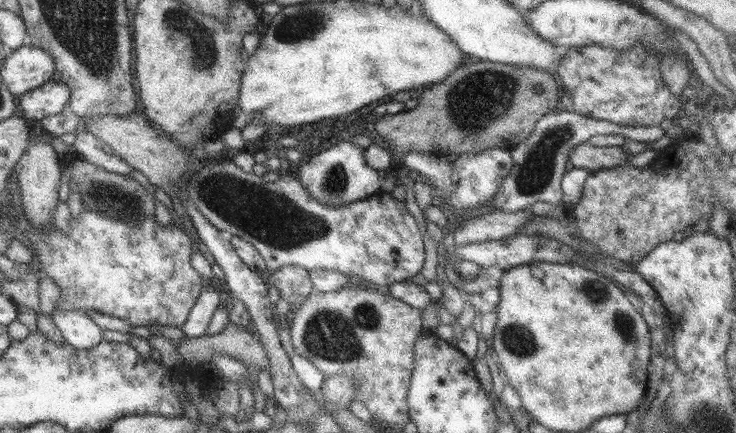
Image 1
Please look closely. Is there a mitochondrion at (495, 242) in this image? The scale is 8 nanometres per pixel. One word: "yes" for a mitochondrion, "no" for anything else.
no

